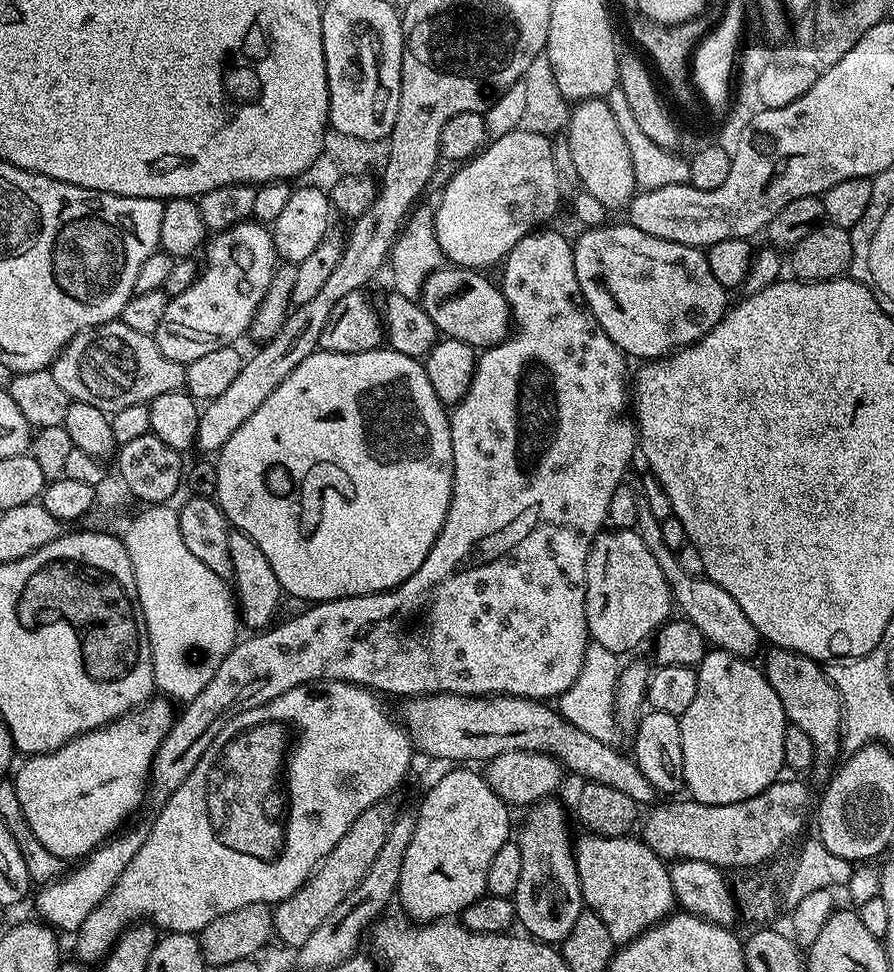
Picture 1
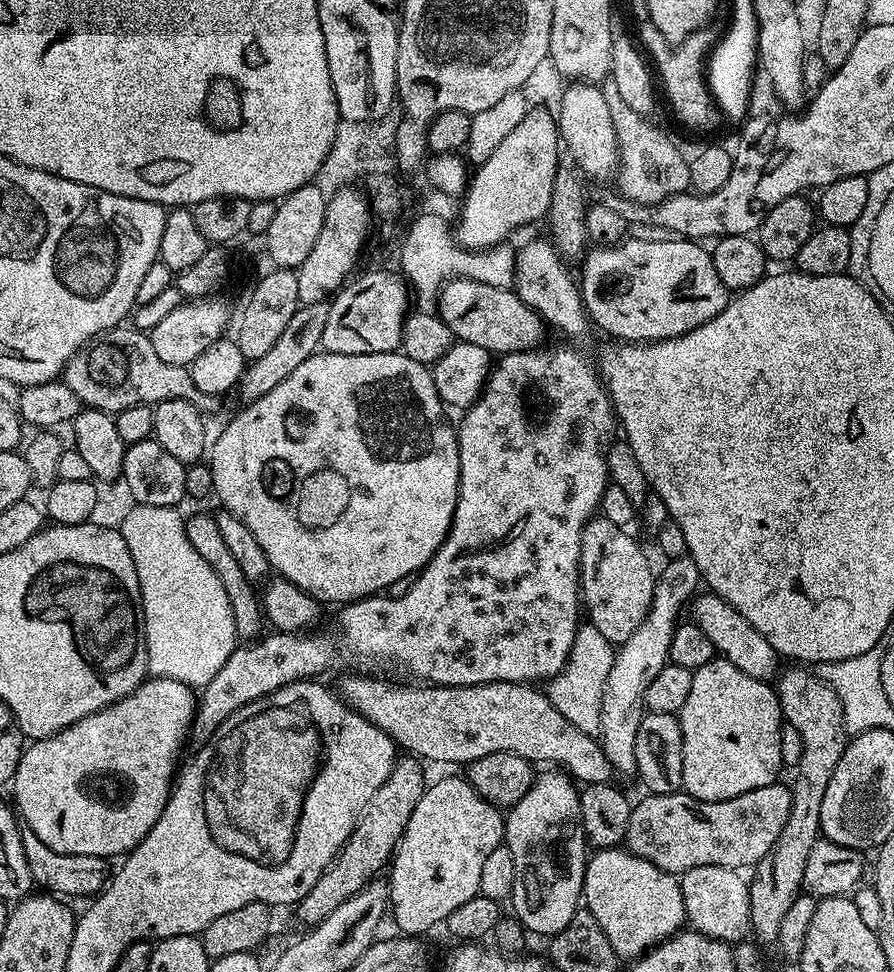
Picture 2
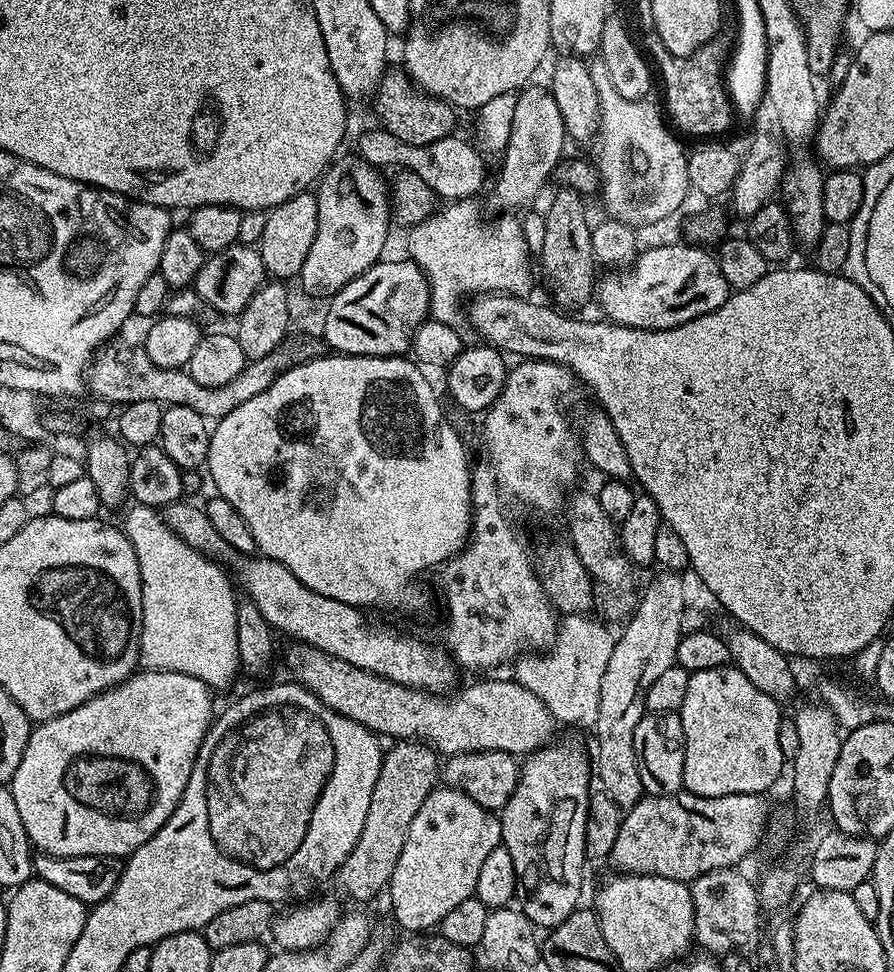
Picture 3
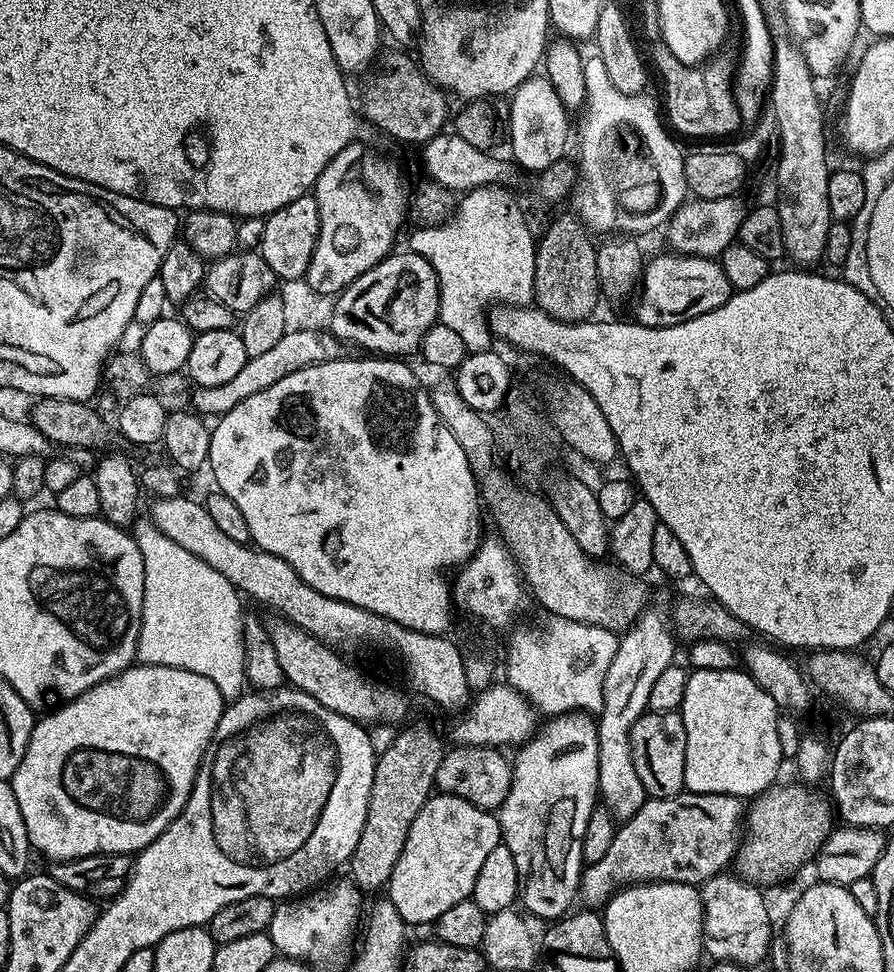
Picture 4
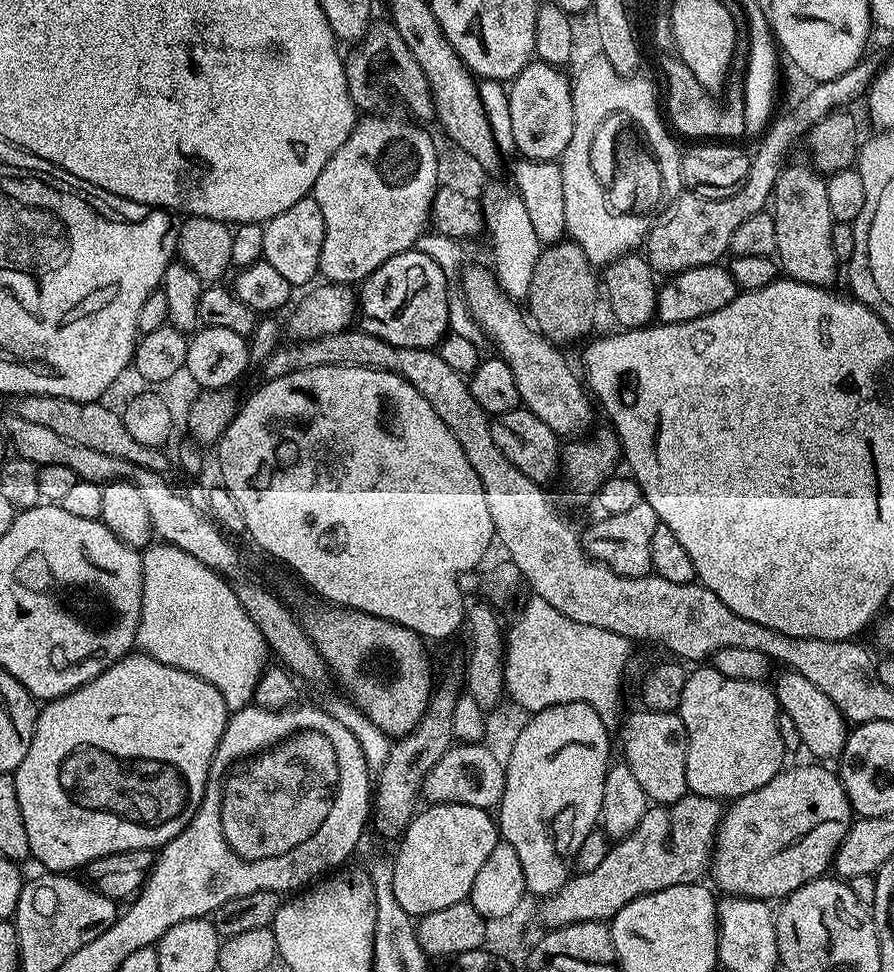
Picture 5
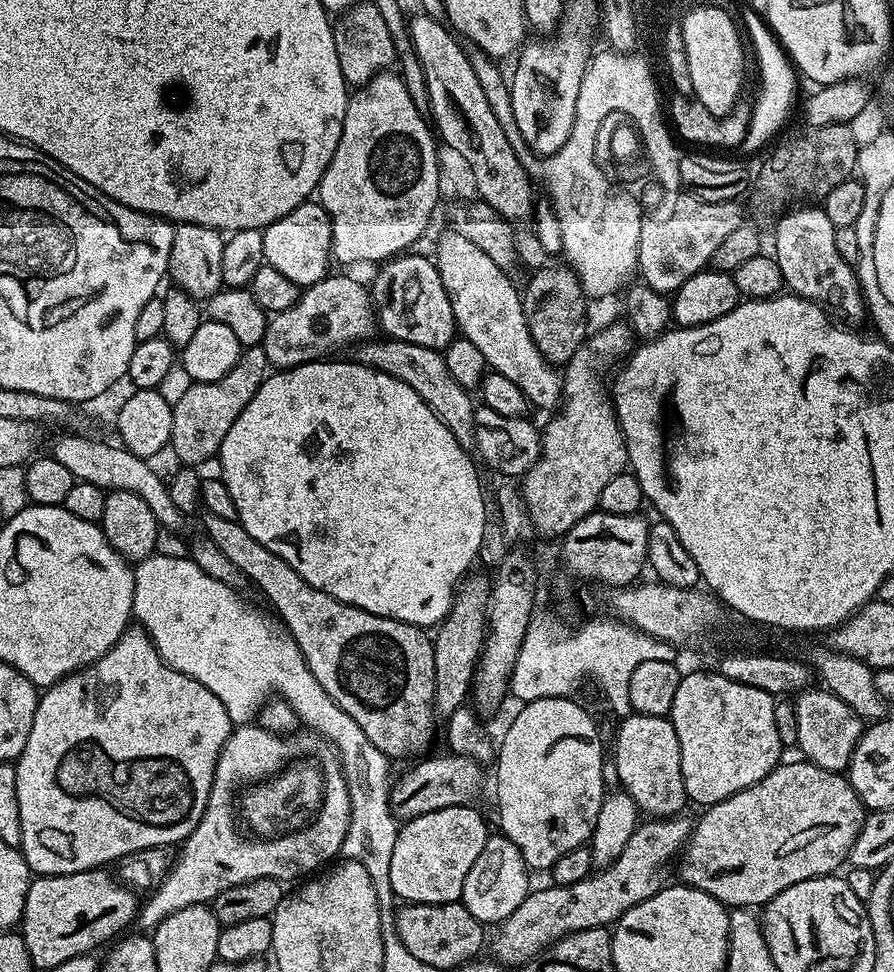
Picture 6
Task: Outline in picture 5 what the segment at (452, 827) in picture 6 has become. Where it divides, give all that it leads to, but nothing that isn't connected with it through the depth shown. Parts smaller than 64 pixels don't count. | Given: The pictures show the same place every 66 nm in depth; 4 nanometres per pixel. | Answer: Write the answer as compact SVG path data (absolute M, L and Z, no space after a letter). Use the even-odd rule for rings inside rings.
M434 804L421 807L400 837L396 848L396 860L391 861L394 878L394 898L406 914L419 918L434 910L446 910L446 906L463 904L471 897L474 878L482 870L482 862L490 858L490 850L498 842L498 824L493 813L486 808L465 804Z

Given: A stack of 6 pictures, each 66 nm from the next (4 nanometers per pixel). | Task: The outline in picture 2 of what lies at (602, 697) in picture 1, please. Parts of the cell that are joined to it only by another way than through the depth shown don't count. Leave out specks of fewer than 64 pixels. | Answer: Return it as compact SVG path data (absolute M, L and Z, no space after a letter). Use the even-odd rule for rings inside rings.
M583 623L576 629L567 665L546 686L547 698L554 708L588 735L595 735L600 729L602 690L605 688L606 675L613 666L615 653L615 647L608 639L603 638L596 627Z

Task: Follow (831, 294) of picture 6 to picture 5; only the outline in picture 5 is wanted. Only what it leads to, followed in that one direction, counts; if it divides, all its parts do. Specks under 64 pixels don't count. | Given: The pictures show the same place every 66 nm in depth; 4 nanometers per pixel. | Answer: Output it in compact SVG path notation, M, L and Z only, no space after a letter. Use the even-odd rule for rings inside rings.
M789 163L780 172L770 201L776 235L776 256L783 275L789 280L828 288L836 276L838 261L830 246L834 223L830 201L826 198L826 180L811 163Z

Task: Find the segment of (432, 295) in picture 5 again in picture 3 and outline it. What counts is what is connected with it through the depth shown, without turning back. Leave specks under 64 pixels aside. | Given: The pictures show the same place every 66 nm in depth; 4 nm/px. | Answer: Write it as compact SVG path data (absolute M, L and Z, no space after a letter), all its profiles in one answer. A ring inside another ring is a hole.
M409 258L388 259L381 259L328 300L328 312L322 323L322 339L333 353L345 356L404 356L412 347L418 326L429 319L431 290L423 269Z

